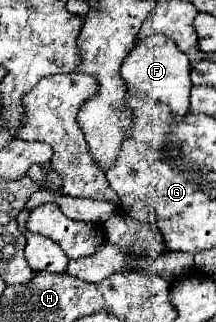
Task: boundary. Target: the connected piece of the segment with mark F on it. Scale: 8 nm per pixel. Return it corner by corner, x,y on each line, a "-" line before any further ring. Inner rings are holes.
150,35
142,43
136,43
134,49
126,55
120,75
126,83
126,89
132,93
144,93
160,103
170,107
170,113
174,121
182,121
184,115
188,113
188,103
190,103
190,63
186,53
178,51
176,43
170,39
162,39
162,35

